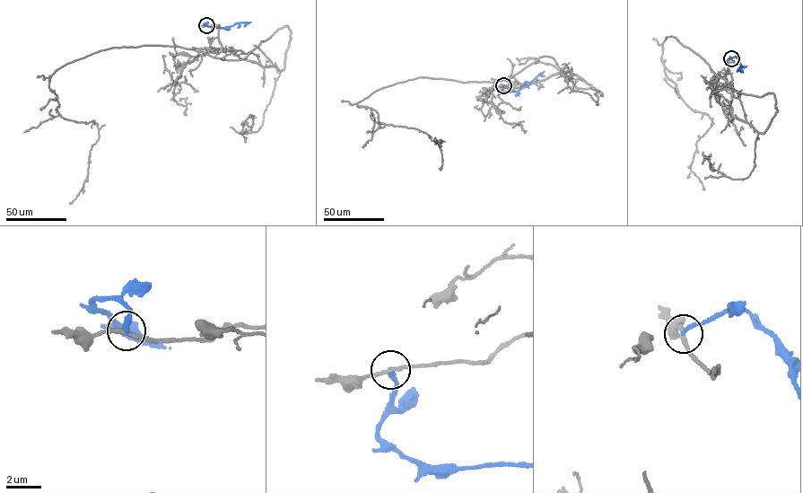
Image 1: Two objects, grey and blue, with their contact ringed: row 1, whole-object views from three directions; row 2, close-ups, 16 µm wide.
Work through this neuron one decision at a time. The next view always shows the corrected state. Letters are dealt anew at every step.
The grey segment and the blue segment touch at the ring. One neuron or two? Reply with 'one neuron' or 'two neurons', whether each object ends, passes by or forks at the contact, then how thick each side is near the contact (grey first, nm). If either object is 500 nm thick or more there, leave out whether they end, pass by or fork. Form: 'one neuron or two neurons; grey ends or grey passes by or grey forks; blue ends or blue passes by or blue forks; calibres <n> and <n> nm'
one neuron; grey passes by; blue ends; calibres 190 and 240 nm

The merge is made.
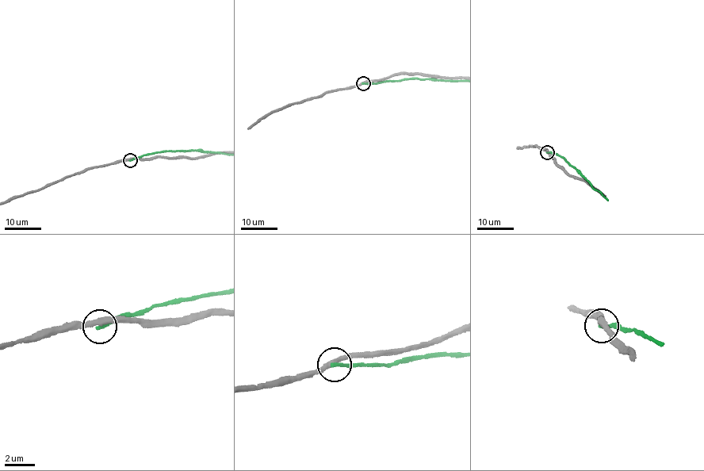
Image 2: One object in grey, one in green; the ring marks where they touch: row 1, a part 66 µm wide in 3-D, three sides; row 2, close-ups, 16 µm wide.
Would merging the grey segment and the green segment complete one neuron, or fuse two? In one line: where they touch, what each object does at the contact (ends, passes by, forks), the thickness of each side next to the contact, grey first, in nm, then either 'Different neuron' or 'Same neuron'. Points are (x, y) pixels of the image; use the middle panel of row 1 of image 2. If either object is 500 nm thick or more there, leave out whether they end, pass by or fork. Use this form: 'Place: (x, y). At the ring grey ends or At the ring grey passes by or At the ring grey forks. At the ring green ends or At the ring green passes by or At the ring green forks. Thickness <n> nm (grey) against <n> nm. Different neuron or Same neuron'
Place: (363, 83). At the ring grey passes by. At the ring green ends. Thickness 320 nm (grey) against 240 nm. Different neuron

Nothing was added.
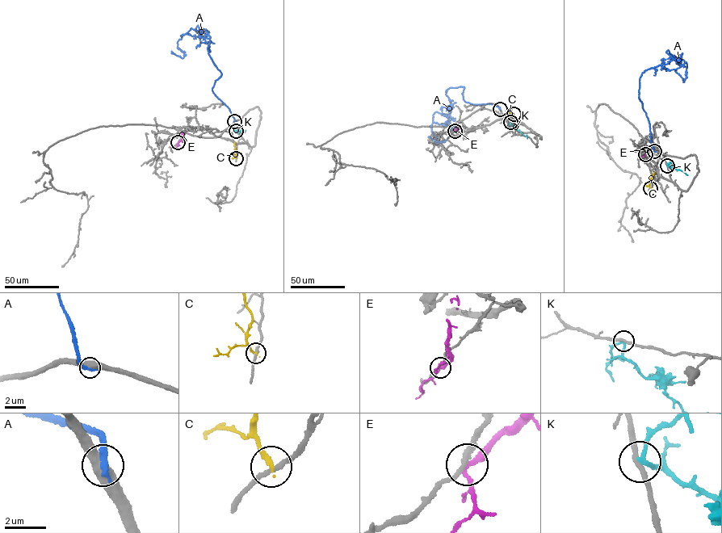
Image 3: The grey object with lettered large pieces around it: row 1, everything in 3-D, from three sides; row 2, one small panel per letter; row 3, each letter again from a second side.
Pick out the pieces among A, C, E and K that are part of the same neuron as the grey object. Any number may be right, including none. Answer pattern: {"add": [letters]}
{"add": []}

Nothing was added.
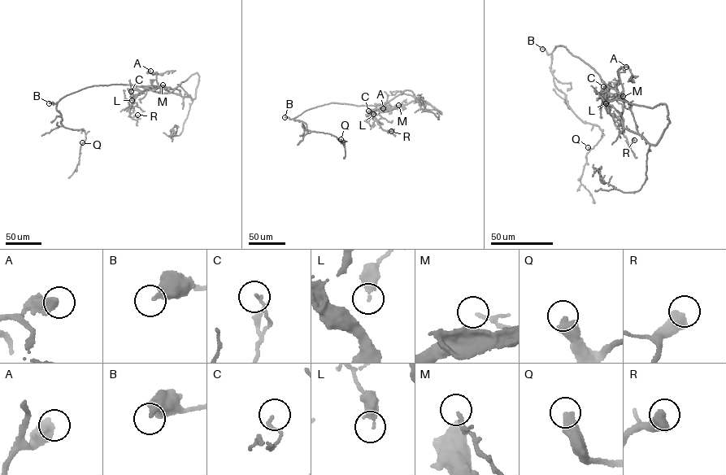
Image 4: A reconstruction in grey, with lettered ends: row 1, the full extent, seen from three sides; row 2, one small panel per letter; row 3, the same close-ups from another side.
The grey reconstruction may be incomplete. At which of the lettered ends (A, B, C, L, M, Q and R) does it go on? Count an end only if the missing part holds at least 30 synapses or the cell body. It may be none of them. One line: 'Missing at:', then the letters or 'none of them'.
Missing at: none of them

